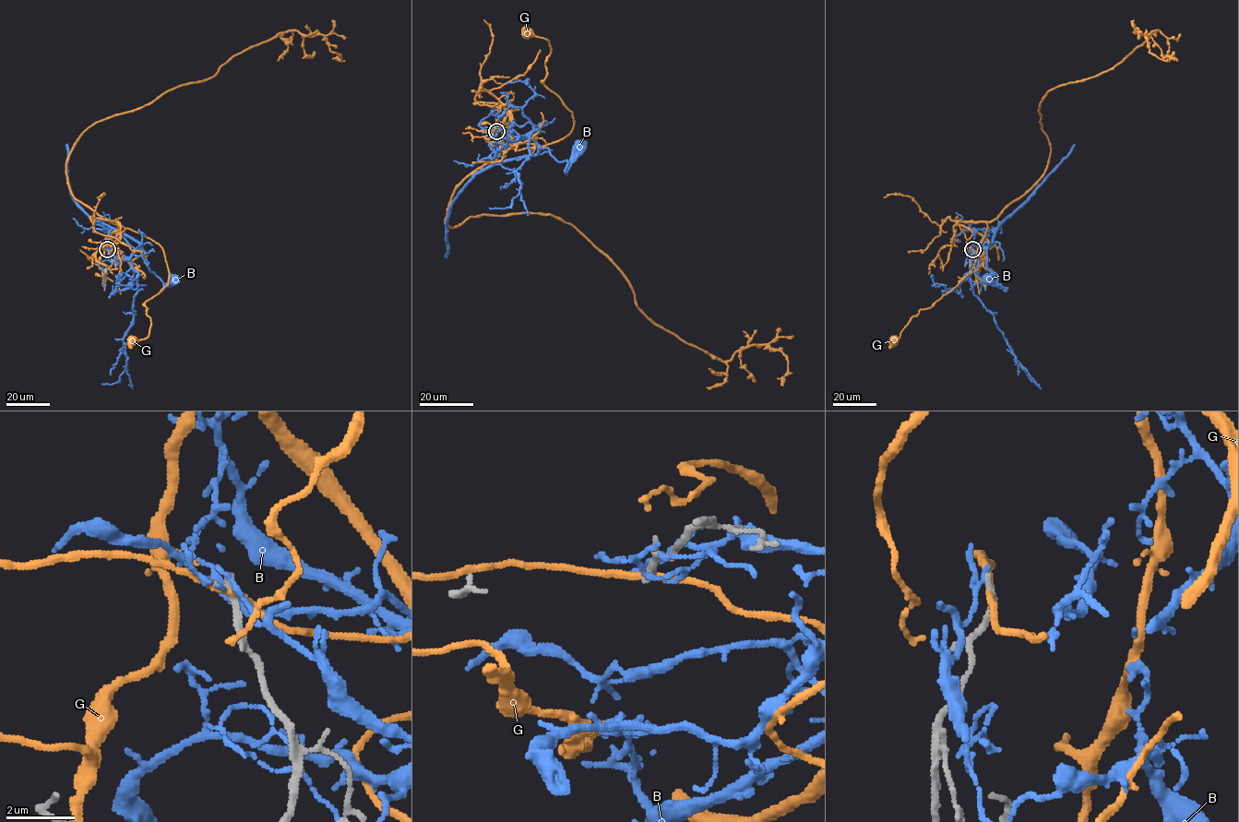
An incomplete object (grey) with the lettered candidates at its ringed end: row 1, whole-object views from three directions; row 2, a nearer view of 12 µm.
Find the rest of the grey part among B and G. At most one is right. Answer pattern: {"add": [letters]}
{"add": []}

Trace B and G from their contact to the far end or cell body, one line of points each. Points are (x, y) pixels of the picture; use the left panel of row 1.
B: (108, 250), (121, 260), (126, 259), (141, 249), (148, 268), (162, 282), (163, 288), (174, 280)
G: (108, 251), (123, 253), (111, 239), (115, 222), (157, 243), (169, 271), (145, 303), (148, 335), (132, 340)

